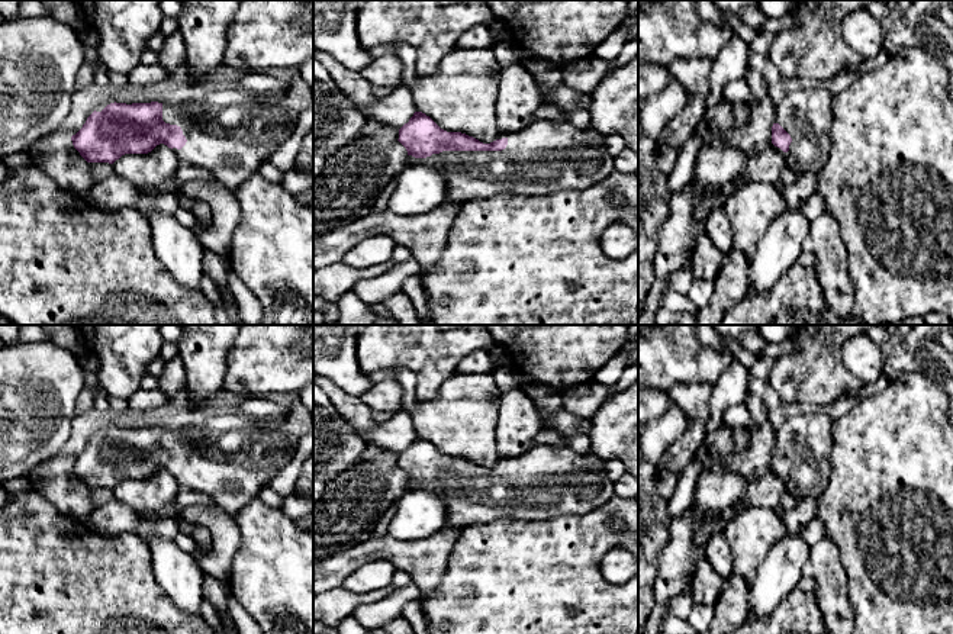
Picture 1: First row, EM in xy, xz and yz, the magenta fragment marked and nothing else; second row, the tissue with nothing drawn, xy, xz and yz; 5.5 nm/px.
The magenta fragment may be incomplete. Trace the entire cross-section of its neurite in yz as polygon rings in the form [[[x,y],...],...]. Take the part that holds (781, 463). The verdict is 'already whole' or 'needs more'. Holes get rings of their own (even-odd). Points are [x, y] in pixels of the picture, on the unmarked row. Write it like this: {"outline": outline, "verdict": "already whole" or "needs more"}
{"outline": [[[811,409],[776,431],[772,469],[796,501],[820,498],[830,483],[833,422]]], "verdict": "needs more"}

